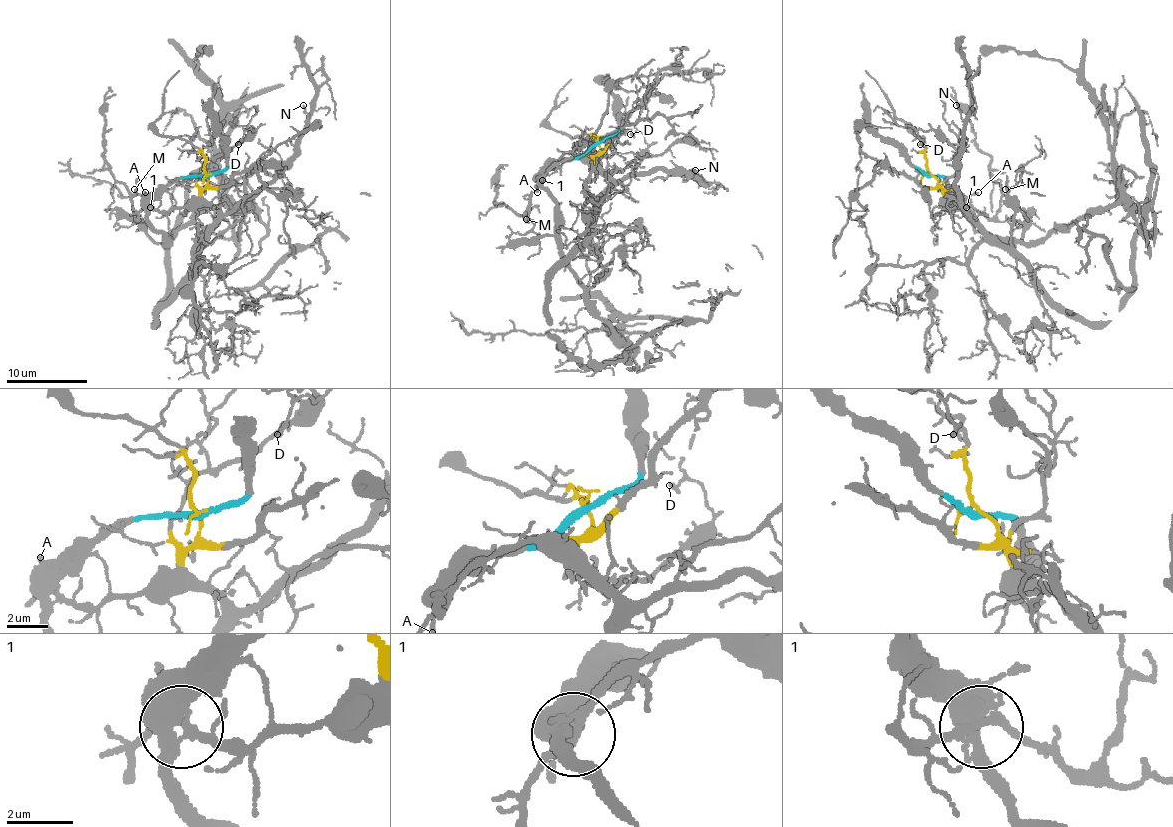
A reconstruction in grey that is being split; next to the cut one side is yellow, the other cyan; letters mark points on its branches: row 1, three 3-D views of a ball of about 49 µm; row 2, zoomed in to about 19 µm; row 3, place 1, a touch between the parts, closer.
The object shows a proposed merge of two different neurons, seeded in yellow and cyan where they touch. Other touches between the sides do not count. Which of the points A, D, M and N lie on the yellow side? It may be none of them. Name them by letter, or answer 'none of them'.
D, M, N

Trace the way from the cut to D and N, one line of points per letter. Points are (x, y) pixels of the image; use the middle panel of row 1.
D: (597, 144), (599, 152), (589, 158), (589, 166), (619, 172), (648, 146), (638, 131), (630, 133)
N: (597, 144), (599, 152), (593, 160), (613, 178), (626, 180), (658, 170), (680, 170), (697, 178), (695, 170)

